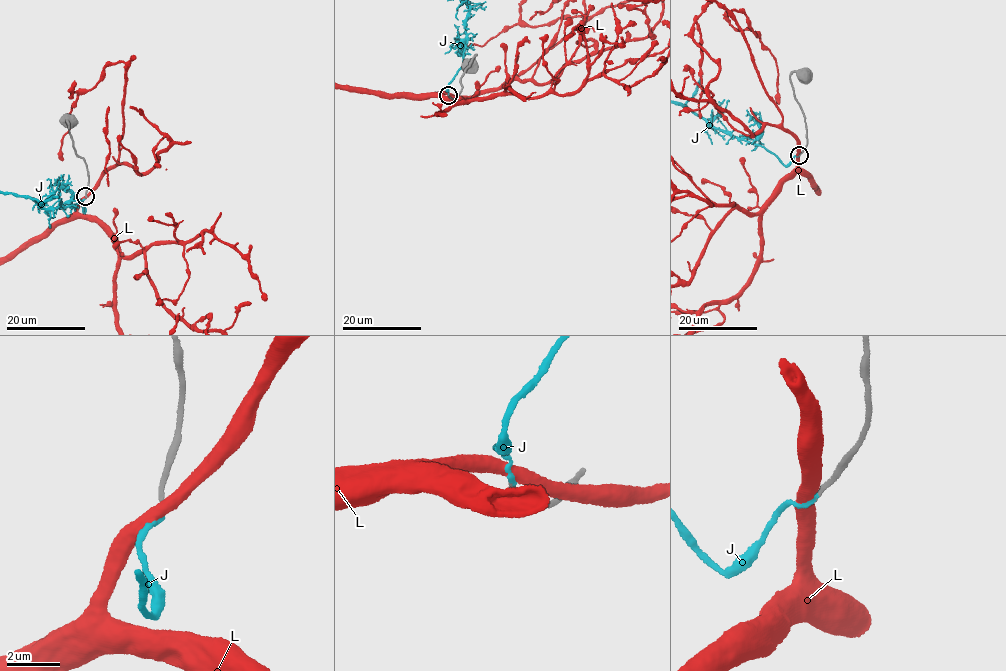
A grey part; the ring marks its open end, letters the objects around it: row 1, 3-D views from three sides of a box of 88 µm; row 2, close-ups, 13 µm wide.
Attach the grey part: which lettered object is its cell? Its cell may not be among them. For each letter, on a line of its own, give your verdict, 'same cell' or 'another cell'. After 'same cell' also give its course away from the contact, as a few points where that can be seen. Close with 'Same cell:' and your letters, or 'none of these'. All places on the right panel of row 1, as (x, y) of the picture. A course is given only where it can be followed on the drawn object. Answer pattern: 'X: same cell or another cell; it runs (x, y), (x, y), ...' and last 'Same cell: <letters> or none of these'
J: same cell
L: another cell
Same cell: J

